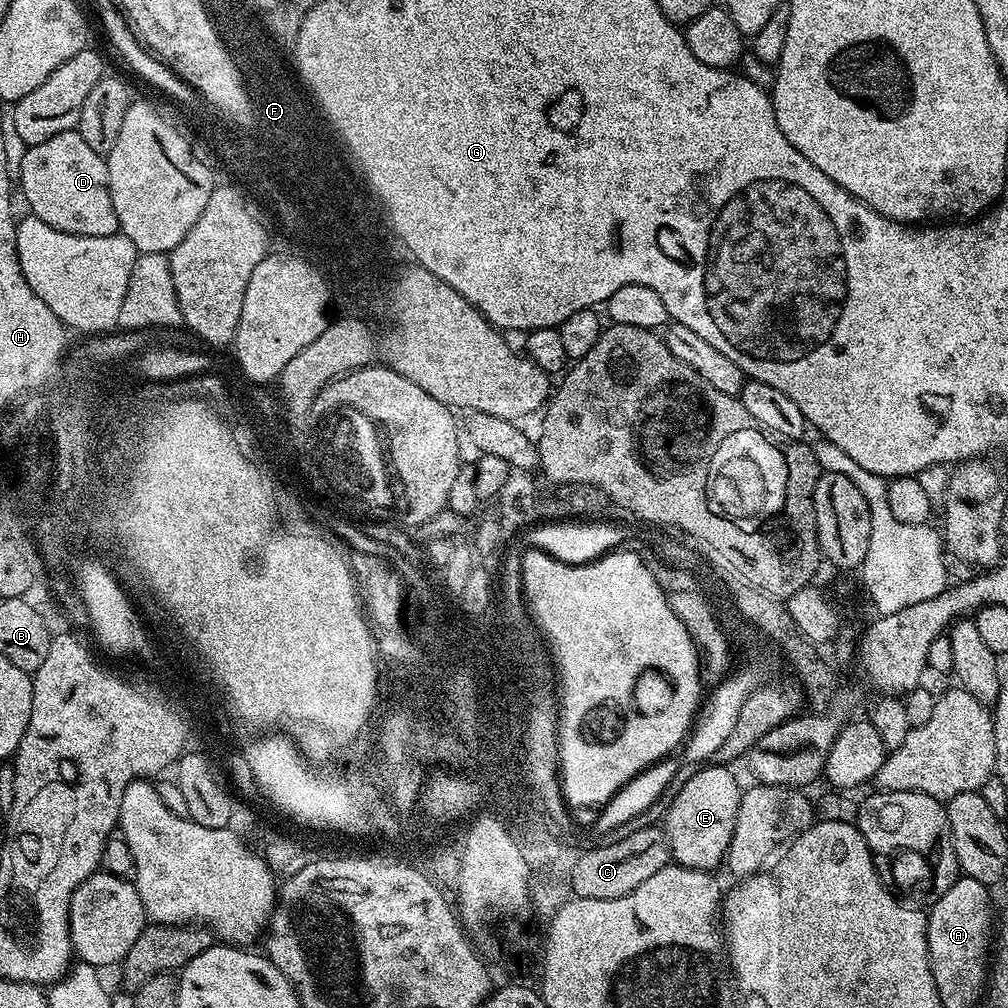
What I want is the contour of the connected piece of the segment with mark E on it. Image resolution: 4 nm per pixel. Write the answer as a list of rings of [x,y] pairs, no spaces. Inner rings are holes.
[[[704,766],[699,770],[693,771],[686,786],[682,786],[682,790],[678,790],[674,802],[668,807],[668,813],[664,815],[662,827],[664,835],[668,837],[671,859],[675,863],[694,870],[712,872],[719,864],[721,867],[725,863],[728,855],[730,838],[734,834],[734,822],[740,805],[742,784],[736,781],[736,776],[732,773],[733,769],[728,766]]]

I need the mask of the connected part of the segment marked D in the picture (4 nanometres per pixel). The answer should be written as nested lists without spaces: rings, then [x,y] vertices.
[[[78,130],[54,134],[54,138],[46,138],[46,142],[27,145],[18,169],[18,188],[24,191],[27,211],[42,218],[46,226],[54,226],[54,230],[79,236],[115,236],[119,233],[118,214],[114,214],[114,202],[110,198],[107,159],[101,153],[90,150],[86,138],[82,138]]]

